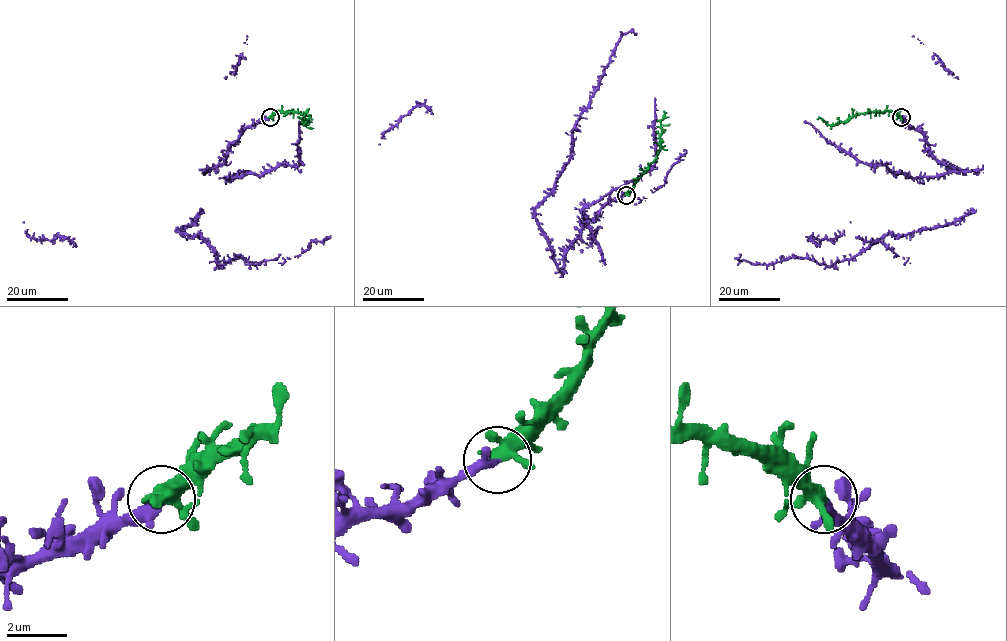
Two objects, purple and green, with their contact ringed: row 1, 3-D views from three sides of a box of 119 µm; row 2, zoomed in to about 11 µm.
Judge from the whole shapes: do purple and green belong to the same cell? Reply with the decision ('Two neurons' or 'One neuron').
One neuron

